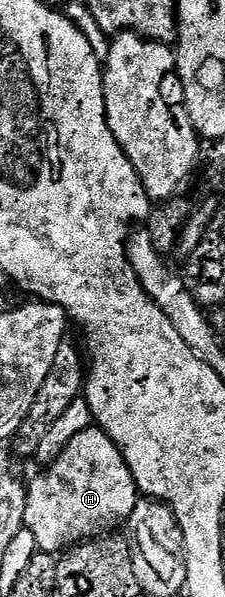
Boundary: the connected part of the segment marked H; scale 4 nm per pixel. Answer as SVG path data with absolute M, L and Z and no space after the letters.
M90 425L86 431L70 437L69 444L42 475L28 480L23 527L35 535L38 552L61 553L125 521L138 498L137 482L120 449L100 427Z

